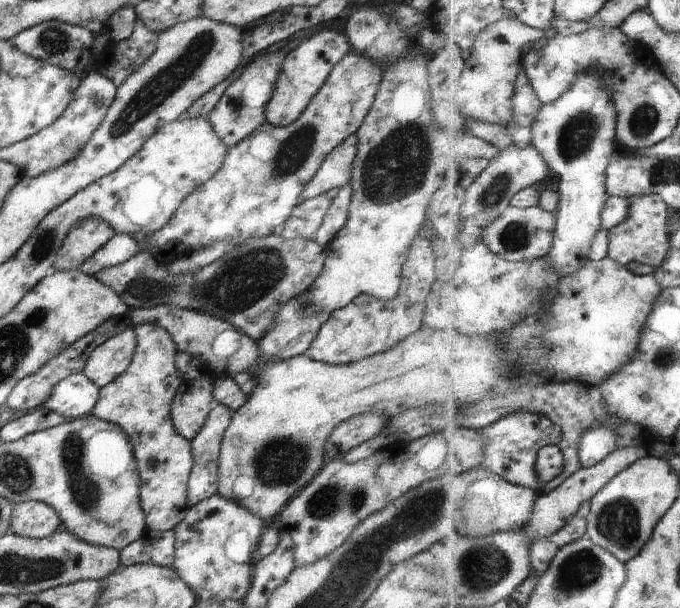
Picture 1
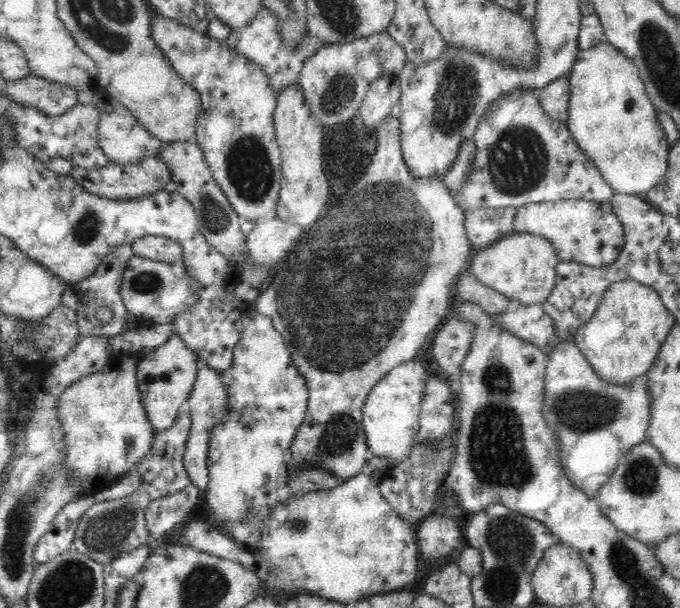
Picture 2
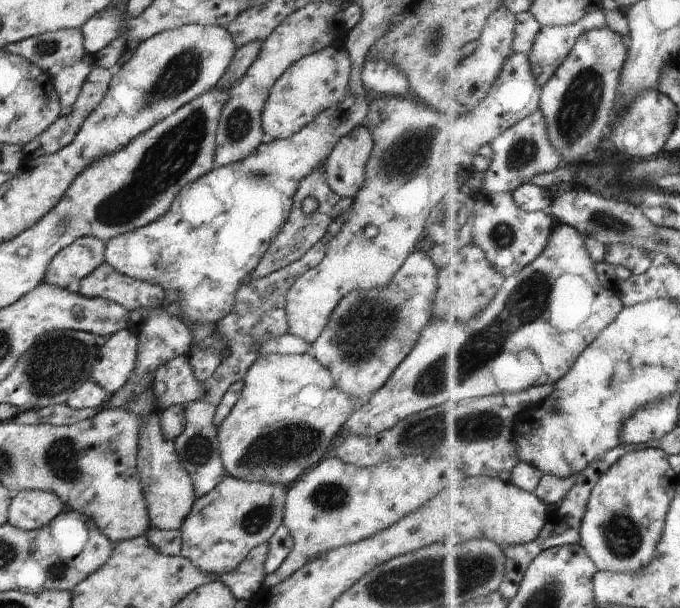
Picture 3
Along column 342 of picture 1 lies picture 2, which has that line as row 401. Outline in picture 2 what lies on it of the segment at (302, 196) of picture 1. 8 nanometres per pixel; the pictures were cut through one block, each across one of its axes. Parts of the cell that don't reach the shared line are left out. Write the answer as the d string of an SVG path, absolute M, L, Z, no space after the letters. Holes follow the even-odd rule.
M174 335L160 347L136 353L134 357L139 360L136 365L136 381L142 407L155 433L163 432L175 424L179 410L186 405L192 392L198 372L197 355L187 348L180 337Z

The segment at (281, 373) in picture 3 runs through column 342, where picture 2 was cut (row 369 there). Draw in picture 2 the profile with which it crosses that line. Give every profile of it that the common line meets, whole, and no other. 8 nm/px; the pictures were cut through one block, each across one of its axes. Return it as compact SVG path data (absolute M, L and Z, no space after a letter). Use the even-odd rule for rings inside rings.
M422 357L402 363L393 368L369 392L362 406L362 423L366 445L374 457L388 459L388 466L394 468L411 453L420 430L420 404L426 384L426 362Z

